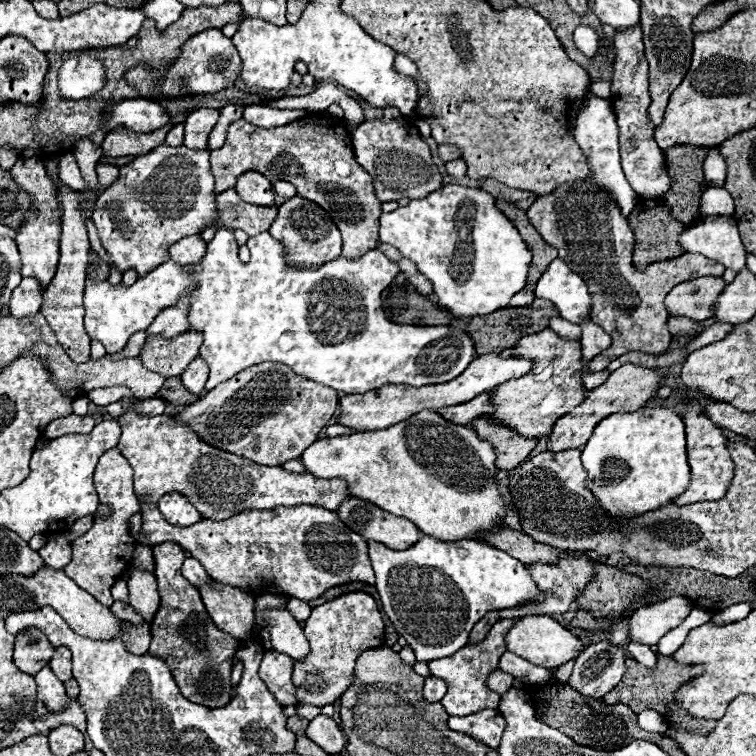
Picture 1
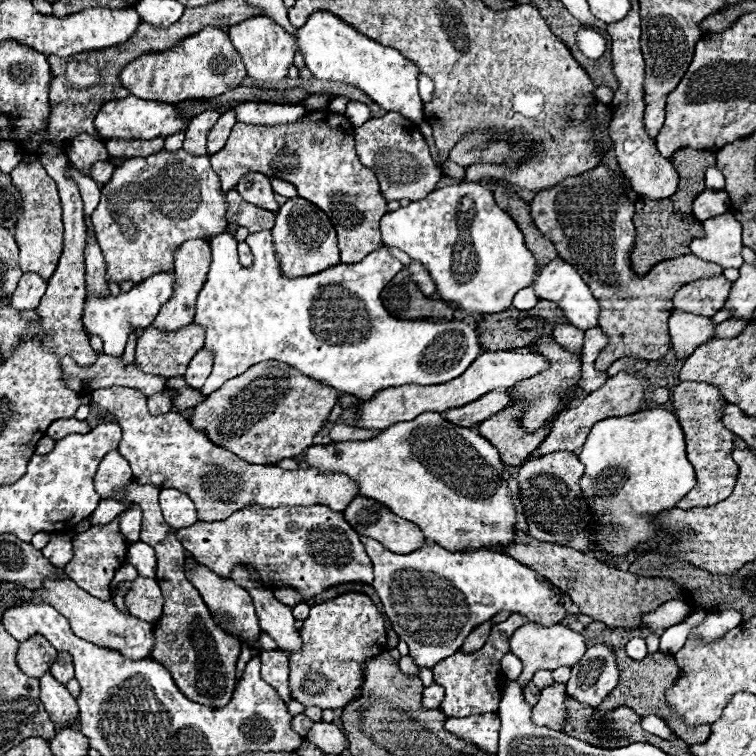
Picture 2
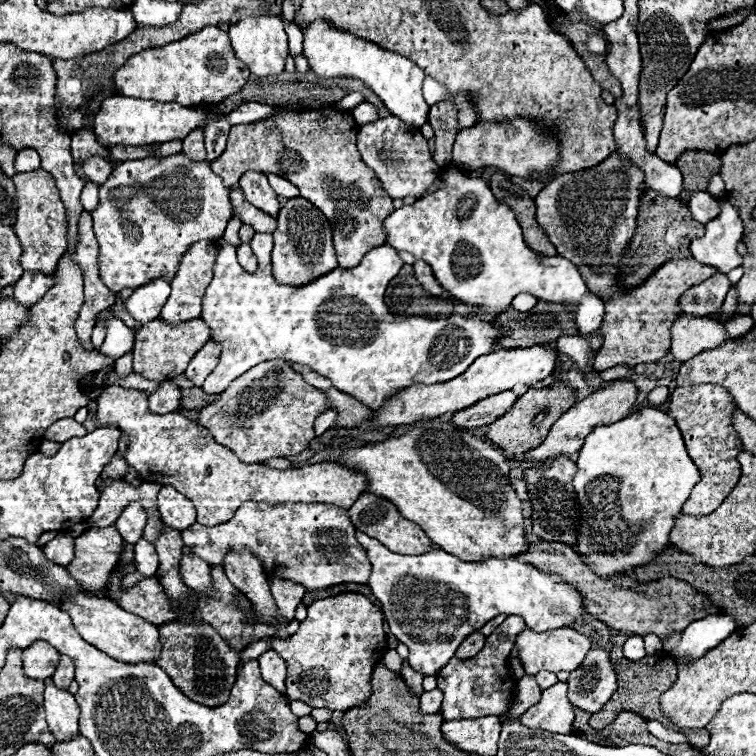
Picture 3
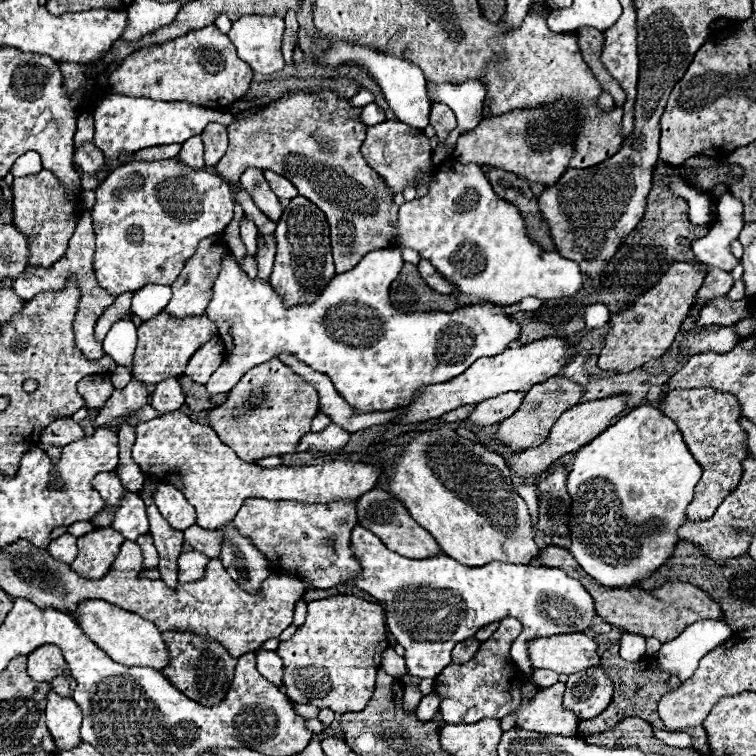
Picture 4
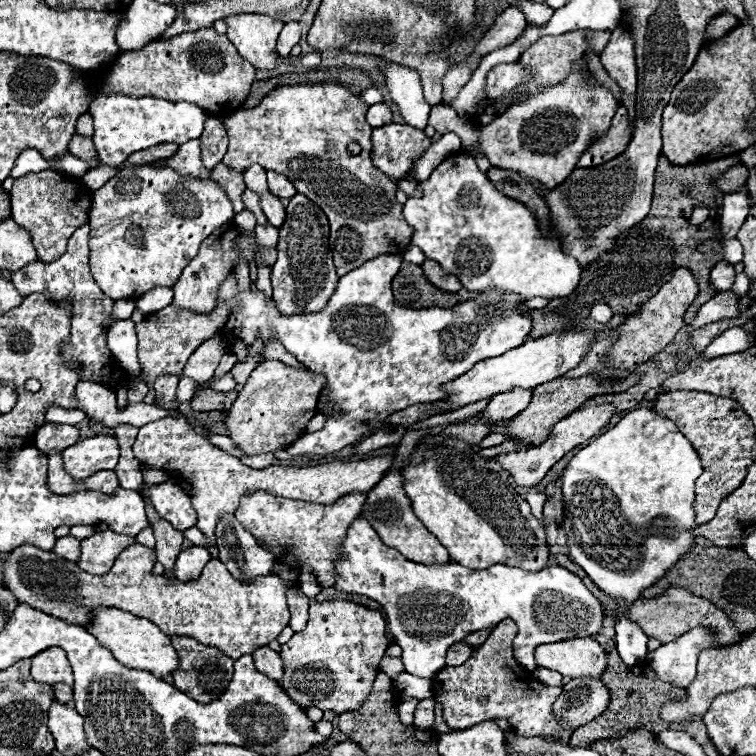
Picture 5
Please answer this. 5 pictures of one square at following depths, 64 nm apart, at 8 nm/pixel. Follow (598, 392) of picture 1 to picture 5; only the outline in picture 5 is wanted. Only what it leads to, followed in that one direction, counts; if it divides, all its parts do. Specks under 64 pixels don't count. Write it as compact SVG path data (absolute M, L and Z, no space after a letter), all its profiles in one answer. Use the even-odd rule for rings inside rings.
M604 404L604 406L596 406L596 408L580 408L580 410L572 412L570 416L566 416L564 420L560 420L560 422L552 428L552 432L550 432L550 436L548 436L548 440L546 440L544 444L534 446L534 448L530 448L530 450L526 450L526 452L496 454L494 460L514 478L514 482L516 482L518 486L534 488L534 486L538 486L538 484L542 482L542 478L548 474L548 470L550 470L566 452L570 452L570 450L576 448L578 444L590 440L590 438L612 418L612 414L614 414L614 406L612 406L612 404Z

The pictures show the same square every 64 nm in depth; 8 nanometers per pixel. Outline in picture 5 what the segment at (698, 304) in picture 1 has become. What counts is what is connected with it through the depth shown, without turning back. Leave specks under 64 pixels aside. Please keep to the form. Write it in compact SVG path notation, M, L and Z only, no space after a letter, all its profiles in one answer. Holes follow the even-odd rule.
M718 262L712 272L710 272L710 280L712 280L712 286L718 290L718 292L726 292L732 288L732 282L734 282L734 264L730 262Z

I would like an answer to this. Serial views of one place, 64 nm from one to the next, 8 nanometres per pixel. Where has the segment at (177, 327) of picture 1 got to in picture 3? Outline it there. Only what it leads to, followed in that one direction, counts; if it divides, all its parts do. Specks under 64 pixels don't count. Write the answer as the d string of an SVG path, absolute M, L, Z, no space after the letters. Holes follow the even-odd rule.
M200 240L182 256L180 268L174 280L170 282L172 294L160 312L162 320L174 324L174 322L186 322L192 318L200 318L200 300L204 298L204 288L208 288L208 280L212 280L214 262L216 262L216 240Z

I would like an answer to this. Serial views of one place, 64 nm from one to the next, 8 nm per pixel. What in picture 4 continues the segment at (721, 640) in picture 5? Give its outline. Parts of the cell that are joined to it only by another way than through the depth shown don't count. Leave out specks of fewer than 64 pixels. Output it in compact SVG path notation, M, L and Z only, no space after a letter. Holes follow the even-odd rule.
M546 546L542 548L540 554L540 564L544 566L552 566L552 568L562 568L568 576L576 578L582 582L582 586L590 592L590 596L594 598L596 604L596 614L610 622L616 628L628 630L628 632L636 632L642 636L652 636L658 638L660 642L668 642L674 640L676 636L680 636L680 632L684 628L688 628L688 624L700 622L700 620L724 620L724 614L720 610L720 606L716 602L712 602L702 590L698 590L692 584L684 584L684 582L666 582L662 588L654 590L654 592L644 592L642 588L632 588L632 590L610 590L600 586L592 576L588 576L572 558L572 554L564 548L558 546Z

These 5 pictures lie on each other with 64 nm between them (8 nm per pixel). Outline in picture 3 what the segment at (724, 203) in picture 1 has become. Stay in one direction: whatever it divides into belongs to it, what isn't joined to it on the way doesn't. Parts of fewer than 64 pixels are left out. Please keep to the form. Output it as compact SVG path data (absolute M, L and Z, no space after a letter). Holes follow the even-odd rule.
M692 192L690 212L696 222L708 224L708 220L714 220L720 214L720 198L710 196L708 192Z

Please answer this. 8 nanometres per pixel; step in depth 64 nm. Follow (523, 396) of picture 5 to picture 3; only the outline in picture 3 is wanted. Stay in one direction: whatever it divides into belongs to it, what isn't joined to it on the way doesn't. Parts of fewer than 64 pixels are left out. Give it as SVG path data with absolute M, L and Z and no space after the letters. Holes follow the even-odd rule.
M500 392L500 394L488 396L480 402L476 402L474 406L468 406L468 408L456 412L452 416L452 422L462 428L488 426L488 424L492 424L492 420L496 420L496 416L504 416L504 412L508 408L512 408L512 404L516 404L516 400L518 400L518 396L514 392Z

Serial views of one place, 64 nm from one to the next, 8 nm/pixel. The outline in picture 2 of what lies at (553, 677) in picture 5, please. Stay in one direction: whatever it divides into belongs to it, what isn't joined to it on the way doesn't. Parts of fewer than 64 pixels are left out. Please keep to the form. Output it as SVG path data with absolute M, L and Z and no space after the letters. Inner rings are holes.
M538 670L532 678L532 682L542 690L542 688L548 688L554 684L554 678L552 678L552 672L550 670Z

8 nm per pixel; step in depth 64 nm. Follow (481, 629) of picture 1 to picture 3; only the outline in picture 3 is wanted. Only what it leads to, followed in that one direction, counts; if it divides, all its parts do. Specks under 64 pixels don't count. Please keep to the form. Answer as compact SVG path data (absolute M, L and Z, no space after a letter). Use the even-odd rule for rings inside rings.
M476 632L476 634L470 634L458 648L456 648L456 658L460 658L460 660L468 660L468 656L476 656L476 652L480 652L480 648L484 646L484 636L480 634L480 632Z

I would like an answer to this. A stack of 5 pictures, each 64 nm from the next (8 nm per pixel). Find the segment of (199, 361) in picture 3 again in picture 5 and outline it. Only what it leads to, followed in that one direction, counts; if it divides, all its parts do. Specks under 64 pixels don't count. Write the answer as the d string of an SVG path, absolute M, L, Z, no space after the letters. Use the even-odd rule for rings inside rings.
M216 334L212 338L208 338L204 344L200 344L200 348L196 348L196 352L192 352L192 356L188 358L188 364L184 366L182 376L194 378L198 382L206 382L214 376L214 370L220 362L220 358L228 352L222 334Z

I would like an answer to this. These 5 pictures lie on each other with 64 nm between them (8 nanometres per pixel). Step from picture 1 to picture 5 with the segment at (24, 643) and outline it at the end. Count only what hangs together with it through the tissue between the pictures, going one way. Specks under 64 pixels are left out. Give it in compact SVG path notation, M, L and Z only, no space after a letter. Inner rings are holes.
M48 648L32 658L32 678L44 684L73 686L74 676L66 652L62 648Z

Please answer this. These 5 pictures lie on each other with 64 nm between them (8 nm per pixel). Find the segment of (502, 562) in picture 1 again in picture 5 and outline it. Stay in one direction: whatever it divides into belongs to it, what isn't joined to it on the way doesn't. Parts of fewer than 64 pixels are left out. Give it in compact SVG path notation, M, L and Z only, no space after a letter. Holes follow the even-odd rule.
M366 518L352 522L342 548L338 548L338 562L334 566L334 588L378 602L396 644L402 648L404 668L420 678L432 678L444 668L446 650L452 644L480 628L494 628L504 618L512 618L518 625L513 653L528 672L538 668L534 658L536 646L596 636L604 622L602 604L584 586L580 576L562 566L548 566L536 574L504 564L490 566L488 570L470 570L456 562L426 566L386 546Z

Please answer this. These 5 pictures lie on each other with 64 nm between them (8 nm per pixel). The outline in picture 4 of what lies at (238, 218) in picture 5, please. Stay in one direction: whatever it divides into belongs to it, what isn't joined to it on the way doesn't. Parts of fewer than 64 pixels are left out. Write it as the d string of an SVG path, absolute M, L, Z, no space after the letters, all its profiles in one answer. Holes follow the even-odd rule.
M244 216L240 220L240 236L248 248L248 254L256 256L258 228L256 228L256 224L252 224L252 220L248 220L248 216Z

